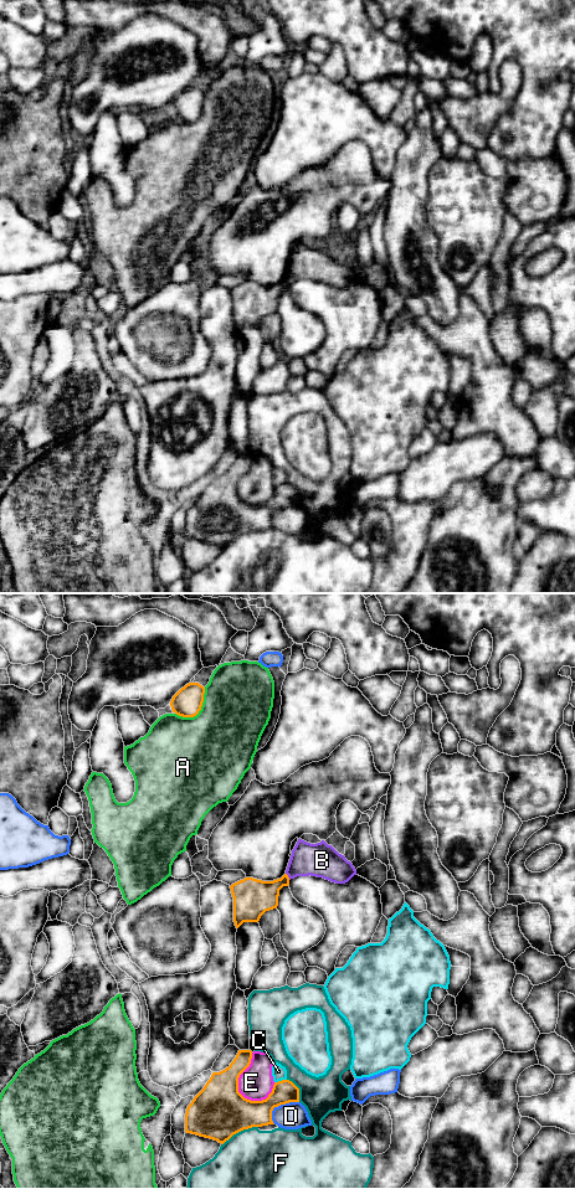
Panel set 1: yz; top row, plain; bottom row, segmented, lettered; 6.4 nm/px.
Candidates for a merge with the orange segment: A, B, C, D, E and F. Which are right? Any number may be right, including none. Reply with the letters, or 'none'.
none

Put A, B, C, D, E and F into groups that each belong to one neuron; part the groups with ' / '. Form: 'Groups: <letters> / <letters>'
Groups: A / B / C / D / E / F

